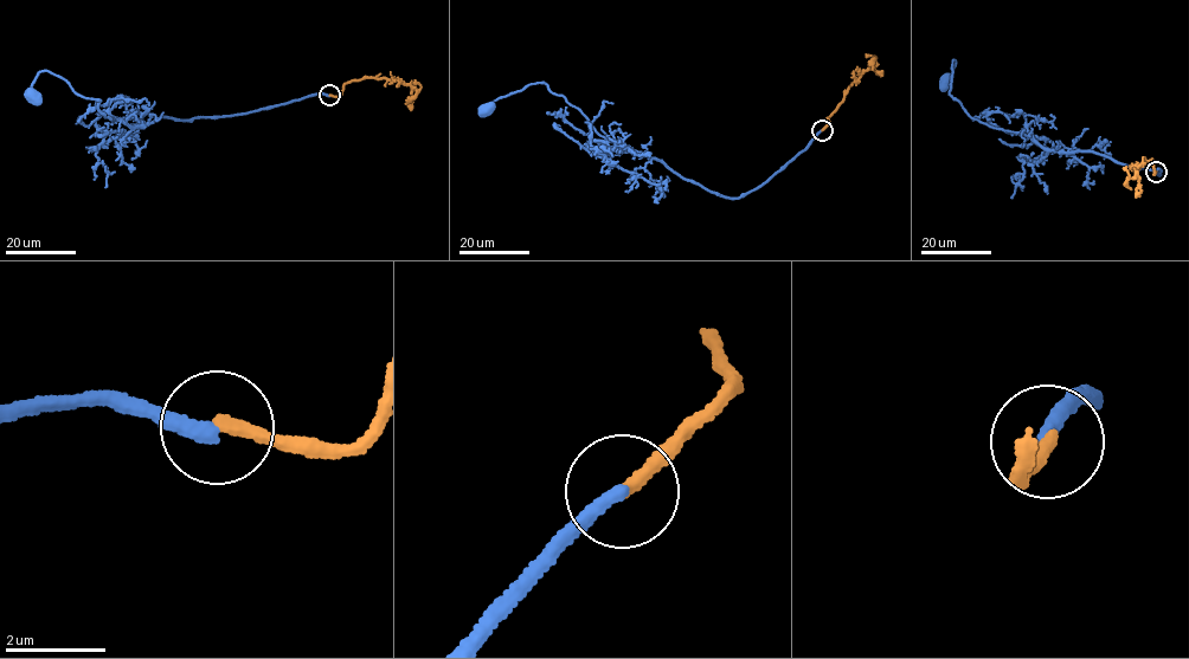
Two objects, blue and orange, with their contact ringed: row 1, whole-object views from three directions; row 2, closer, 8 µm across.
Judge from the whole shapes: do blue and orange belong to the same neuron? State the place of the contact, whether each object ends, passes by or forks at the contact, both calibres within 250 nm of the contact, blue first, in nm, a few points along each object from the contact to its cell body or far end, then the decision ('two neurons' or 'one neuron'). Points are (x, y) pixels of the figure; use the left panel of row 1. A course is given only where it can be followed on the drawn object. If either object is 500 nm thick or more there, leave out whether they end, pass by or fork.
at (329, 95); blue ends there; orange ends there; 320 nm thick on the blue side, 280 nm on the other; blue runs (329, 96), (130, 128), (47, 71), (38, 73), (33, 96); orange runs (329, 96), (338, 96), (344, 85), (354, 81), (397, 79), (418, 90), (405, 103); two neurons

